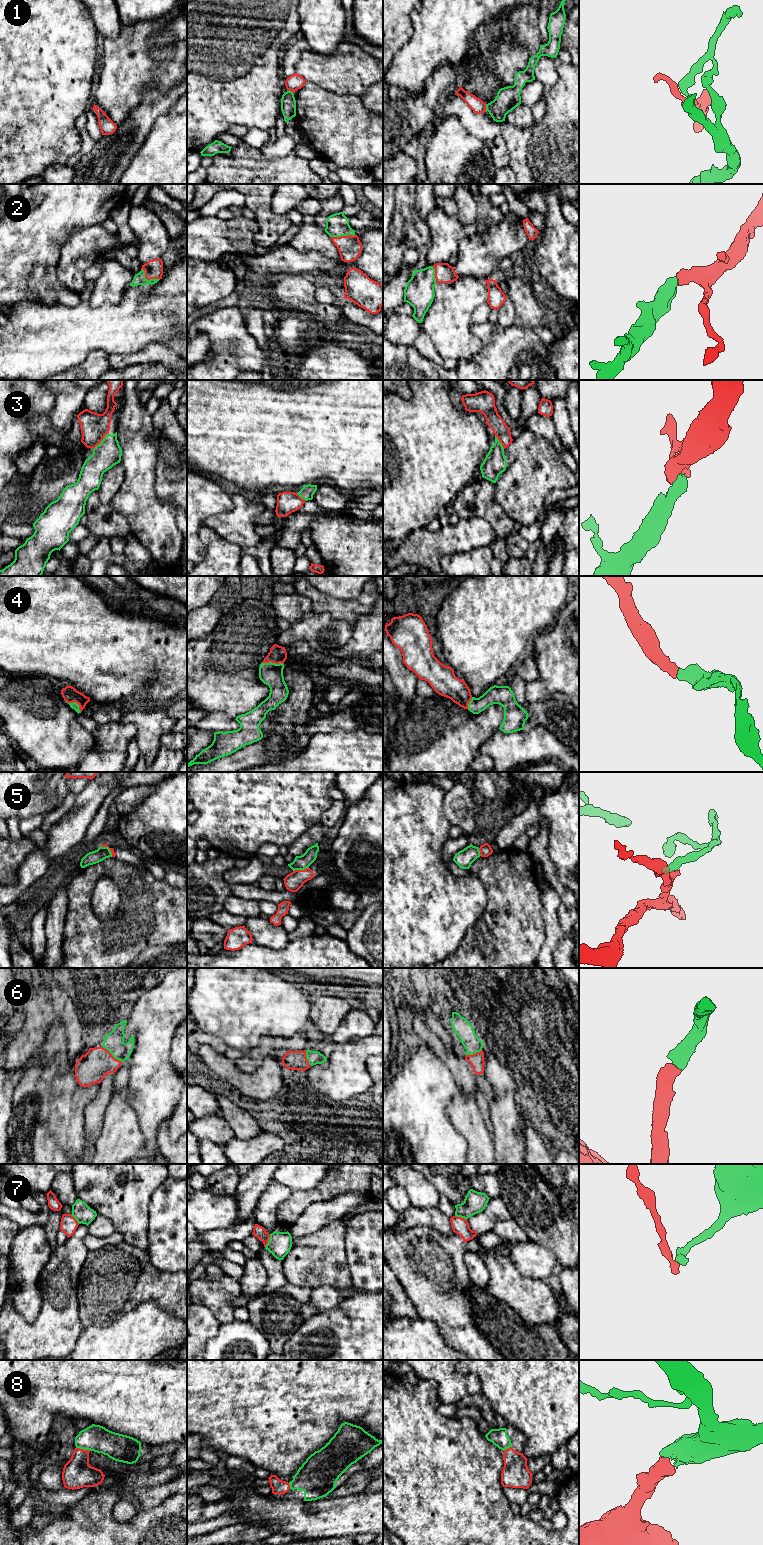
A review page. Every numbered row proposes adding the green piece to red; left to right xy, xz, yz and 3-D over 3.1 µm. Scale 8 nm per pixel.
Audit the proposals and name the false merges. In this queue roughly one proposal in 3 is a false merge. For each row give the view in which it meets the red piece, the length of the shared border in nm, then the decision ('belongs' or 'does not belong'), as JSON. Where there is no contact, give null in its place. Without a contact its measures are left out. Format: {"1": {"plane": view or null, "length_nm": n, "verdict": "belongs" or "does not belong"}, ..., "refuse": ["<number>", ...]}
{"1": {"plane": "yz", "length_nm": 50, "verdict": "does not belong"}, "2": {"plane": "xy", "length_nm": 170, "verdict": "belongs"}, "3": {"plane": "xy", "length_nm": 190, "verdict": "belongs"}, "4": {"plane": "xz", "length_nm": 180, "verdict": "belongs"}, "5": {"plane": "xz", "length_nm": 130, "verdict": "does not belong"}, "6": {"plane": "xy", "length_nm": 190, "verdict": "belongs"}, "7": {"plane": "xz", "length_nm": 120, "verdict": "does not belong"}, "8": {"plane": "xy", "length_nm": 120, "verdict": "belongs"}, "refuse": ["1", "5", "7"]}

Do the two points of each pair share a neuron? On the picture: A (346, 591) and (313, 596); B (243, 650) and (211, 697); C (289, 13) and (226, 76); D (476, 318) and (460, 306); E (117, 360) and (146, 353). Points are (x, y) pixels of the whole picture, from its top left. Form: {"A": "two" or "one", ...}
{"A": "two", "B": "one", "C": "one", "D": "two", "E": "one"}

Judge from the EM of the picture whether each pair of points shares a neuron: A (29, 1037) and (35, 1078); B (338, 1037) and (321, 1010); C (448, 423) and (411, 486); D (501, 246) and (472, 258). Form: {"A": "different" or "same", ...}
{"A": "different", "B": "different", "C": "same", "D": "same"}

